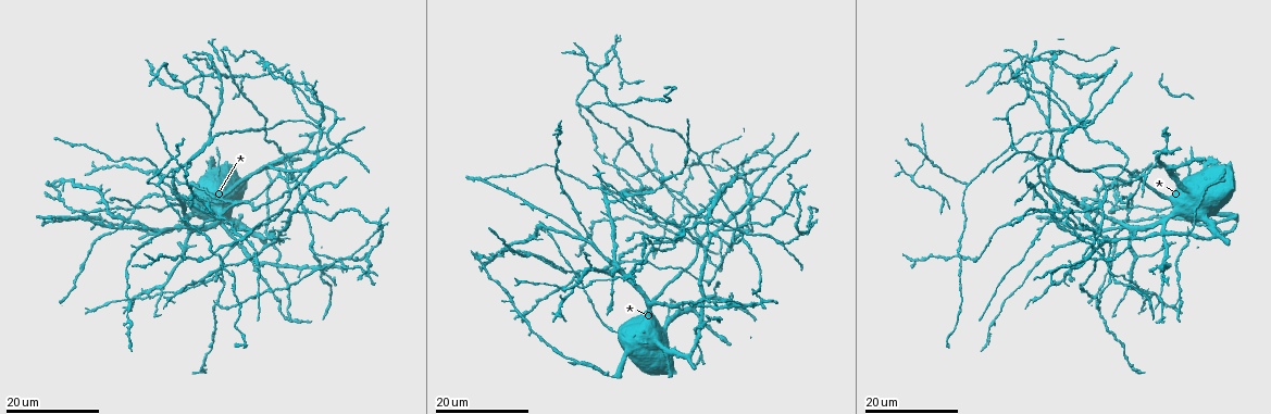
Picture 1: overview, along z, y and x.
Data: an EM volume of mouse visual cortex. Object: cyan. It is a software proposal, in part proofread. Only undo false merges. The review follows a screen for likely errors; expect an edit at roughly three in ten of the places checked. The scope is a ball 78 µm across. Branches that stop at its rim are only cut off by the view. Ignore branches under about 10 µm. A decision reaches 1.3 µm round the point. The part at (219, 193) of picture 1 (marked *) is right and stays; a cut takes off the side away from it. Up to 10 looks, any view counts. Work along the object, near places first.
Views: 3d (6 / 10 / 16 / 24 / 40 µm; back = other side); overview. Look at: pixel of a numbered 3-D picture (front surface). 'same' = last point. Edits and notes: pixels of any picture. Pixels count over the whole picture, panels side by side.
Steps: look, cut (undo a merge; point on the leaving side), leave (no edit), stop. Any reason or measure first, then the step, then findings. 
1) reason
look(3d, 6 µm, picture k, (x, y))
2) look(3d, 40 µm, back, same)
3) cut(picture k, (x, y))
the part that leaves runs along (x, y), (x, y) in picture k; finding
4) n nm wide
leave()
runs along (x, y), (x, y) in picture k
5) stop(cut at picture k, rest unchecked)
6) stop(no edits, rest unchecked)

small branch off a trunk
look(3d, 24 µm, picture 1, (696, 327))

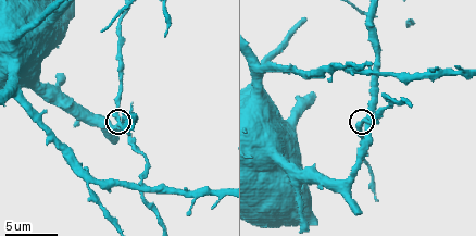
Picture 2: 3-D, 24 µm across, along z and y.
look(3d, 10 µm, picture 2, (118, 123))

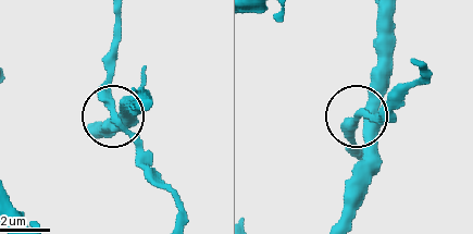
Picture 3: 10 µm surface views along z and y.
350 nm wide
leave()
all the same neuron

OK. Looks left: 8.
small branch off a trunk
look(3d, 16 µm, picture 1, (619, 200))

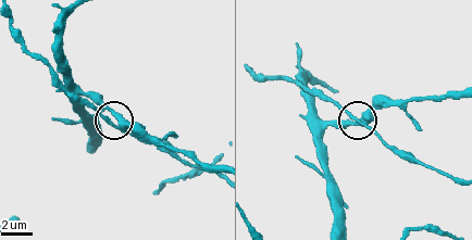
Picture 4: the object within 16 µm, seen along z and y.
look(3d, 6 µm, picture 4, (111, 121))

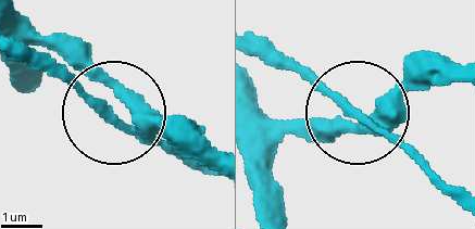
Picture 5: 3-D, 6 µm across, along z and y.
leave()
one neuron here

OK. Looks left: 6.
small branch off a trunk
look(3d, 24 µm, picture 1, (173, 183))

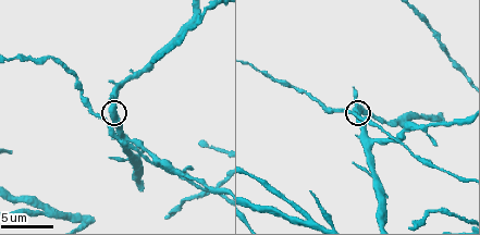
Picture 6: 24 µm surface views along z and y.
look(3d, 6 µm, picture 6, (112, 117))

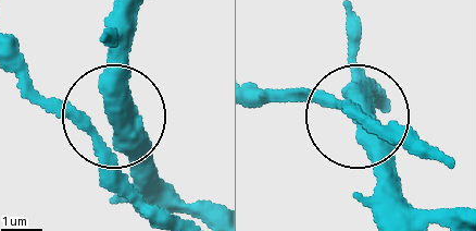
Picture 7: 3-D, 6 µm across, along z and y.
430 nm wide
leave()
continuous, no second neuron

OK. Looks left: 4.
looks like a crossing
look(3d, 16 µm, picture 1, (289, 211))

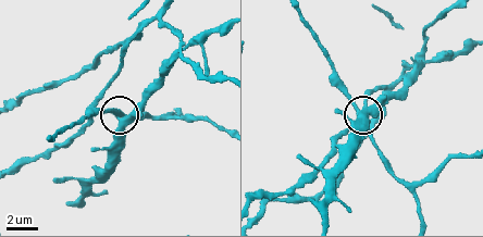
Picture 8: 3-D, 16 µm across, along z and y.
closer look
look(3d, 10 µm, picture 8, (114, 113))

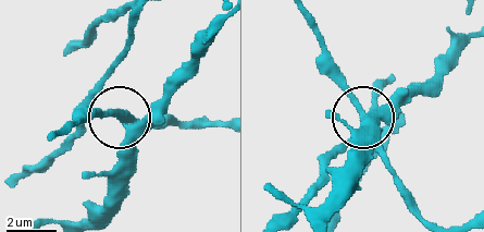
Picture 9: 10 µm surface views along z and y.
360 nm wide
leave()
continuous, no second neuron

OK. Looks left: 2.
four arms meet
look(3d, 16 µm, picture 1, (603, 65))

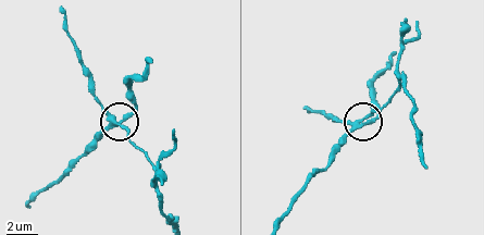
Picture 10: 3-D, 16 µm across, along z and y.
closer look
look(3d, 6 µm, picture 10, (123, 123))

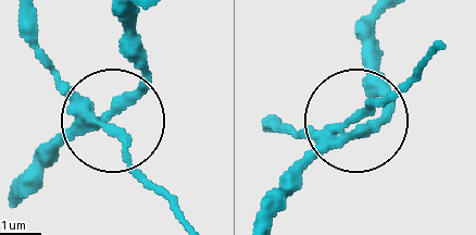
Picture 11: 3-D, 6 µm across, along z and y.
250 nm wide
cut(picture 11, (124, 155))
the part that leaves runs along (94, 120), (184, 220) in picture 11; a second neuron is stuck on

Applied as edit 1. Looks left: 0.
stop(cut at picture 11, rest unchecked)

